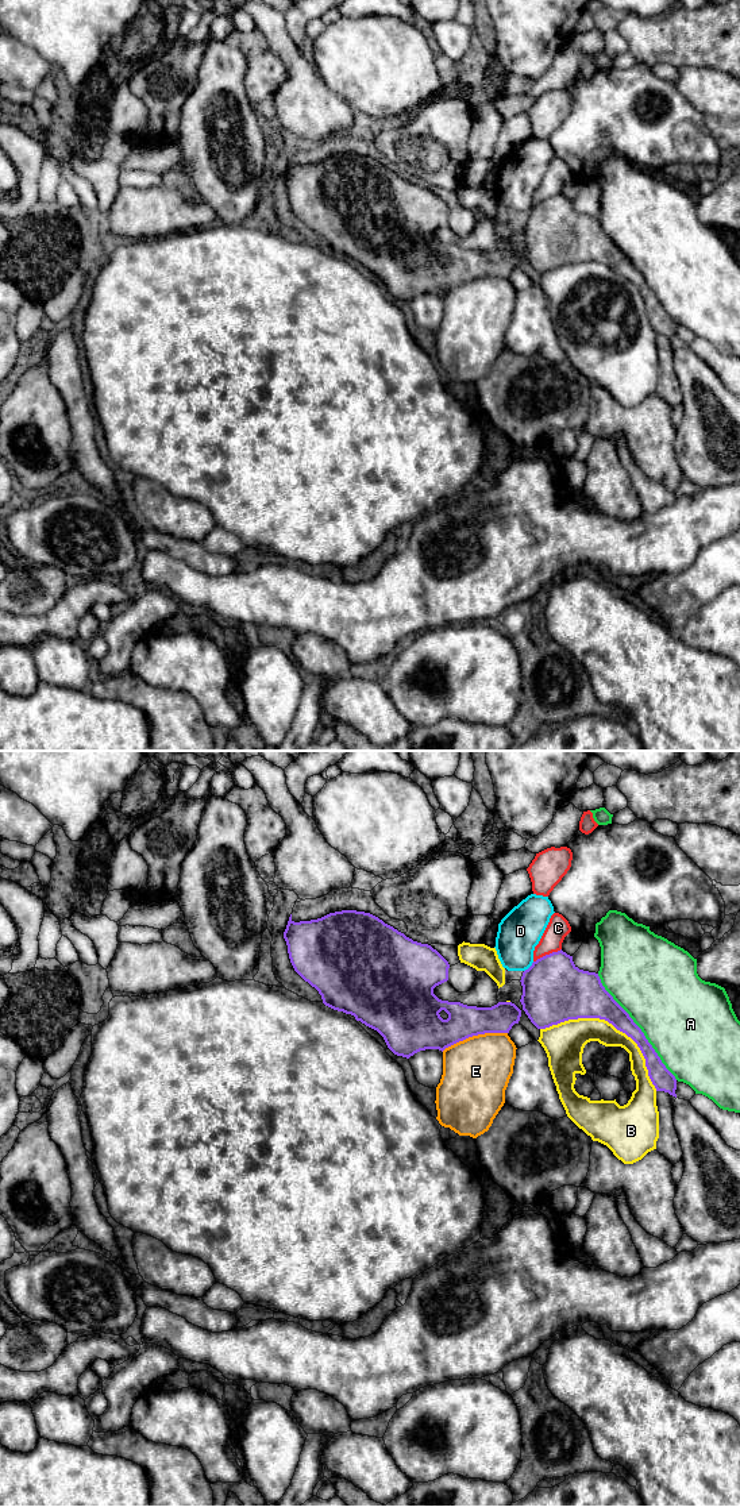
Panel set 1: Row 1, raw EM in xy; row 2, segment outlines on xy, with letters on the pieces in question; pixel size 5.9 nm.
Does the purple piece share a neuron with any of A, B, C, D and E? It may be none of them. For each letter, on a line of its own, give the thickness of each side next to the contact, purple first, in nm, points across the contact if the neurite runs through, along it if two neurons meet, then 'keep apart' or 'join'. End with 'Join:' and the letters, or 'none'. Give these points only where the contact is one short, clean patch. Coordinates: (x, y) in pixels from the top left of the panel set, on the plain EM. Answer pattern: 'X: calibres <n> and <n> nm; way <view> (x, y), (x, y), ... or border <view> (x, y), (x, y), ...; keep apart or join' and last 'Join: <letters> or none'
A: calibres 150 and 480 nm; keep apart
B: calibres 280 and 190 nm; keep apart
C: calibres 380 and 140 nm; border xy (561, 192), (534, 205); keep apart
D: calibres 380 and 260 nm; keep apart
E: calibres 200 and 400 nm; keep apart
Join: none

